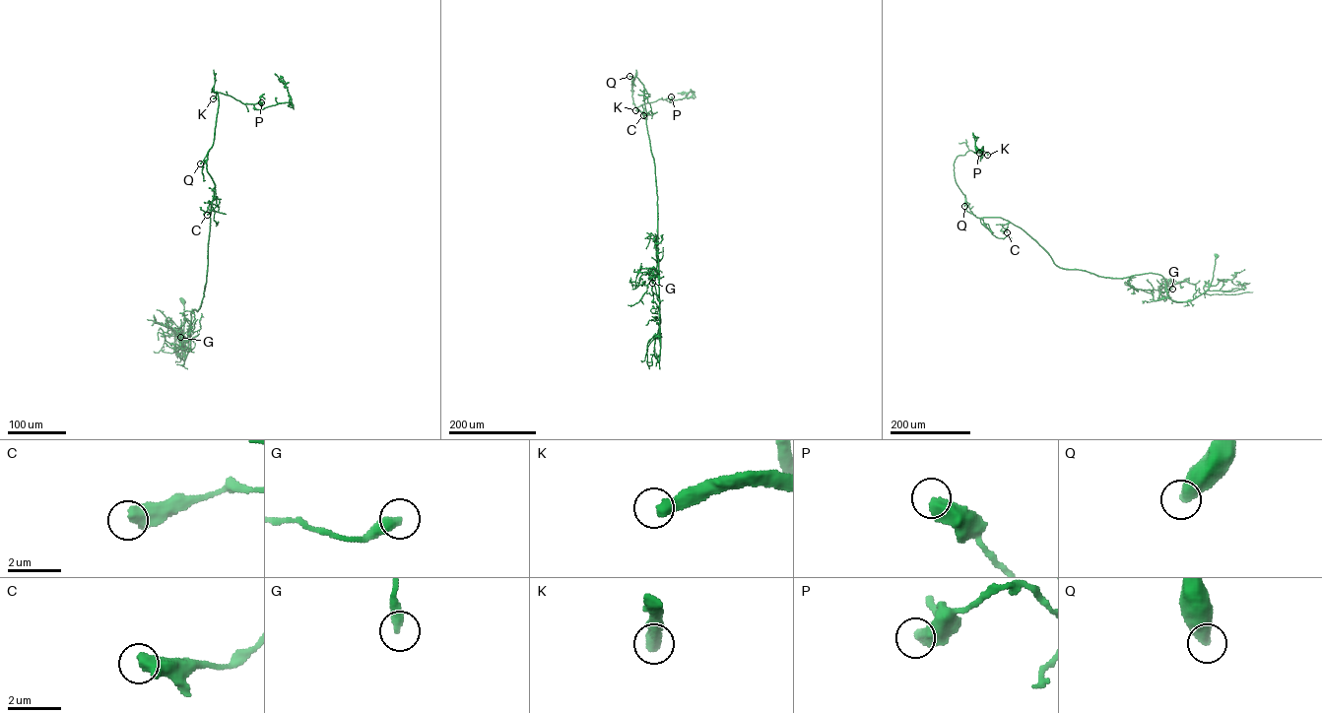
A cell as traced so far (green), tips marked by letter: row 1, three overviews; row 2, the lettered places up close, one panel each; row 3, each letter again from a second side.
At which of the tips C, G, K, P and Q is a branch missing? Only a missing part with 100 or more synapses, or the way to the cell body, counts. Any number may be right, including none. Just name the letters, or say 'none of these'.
K

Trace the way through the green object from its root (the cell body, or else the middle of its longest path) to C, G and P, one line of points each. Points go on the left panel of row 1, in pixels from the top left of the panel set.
C: (182, 300), (184, 359), (191, 313), (200, 307), (206, 284), (212, 202), (207, 215)
G: (182, 300), (184, 359), (188, 350), (183, 347), (177, 334), (180, 337)
P: (182, 300), (184, 359), (206, 283), (215, 185), (206, 162), (219, 103), (212, 88), (261, 102)

